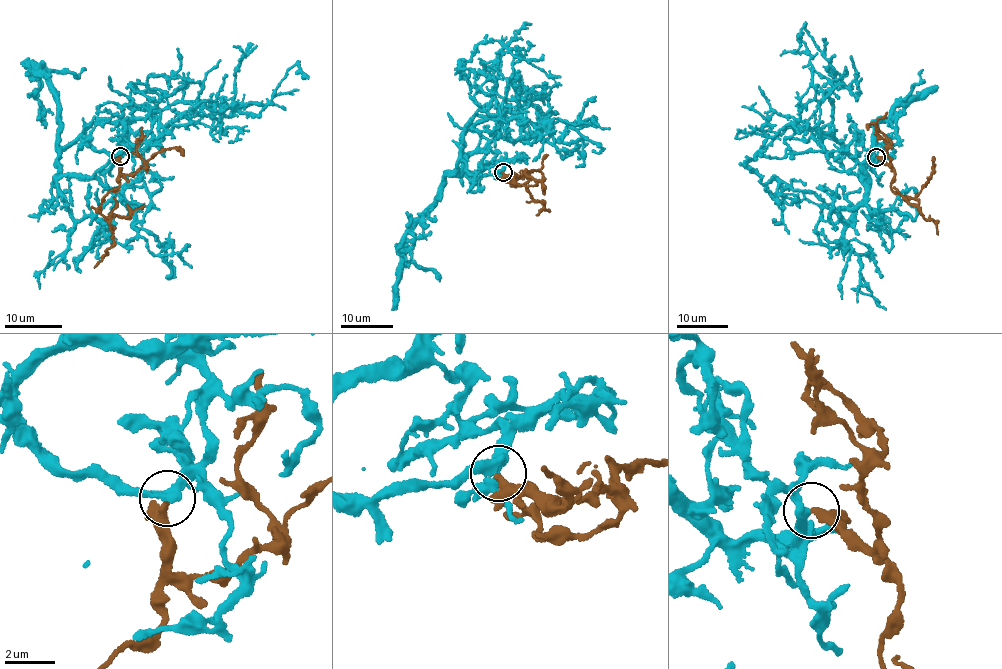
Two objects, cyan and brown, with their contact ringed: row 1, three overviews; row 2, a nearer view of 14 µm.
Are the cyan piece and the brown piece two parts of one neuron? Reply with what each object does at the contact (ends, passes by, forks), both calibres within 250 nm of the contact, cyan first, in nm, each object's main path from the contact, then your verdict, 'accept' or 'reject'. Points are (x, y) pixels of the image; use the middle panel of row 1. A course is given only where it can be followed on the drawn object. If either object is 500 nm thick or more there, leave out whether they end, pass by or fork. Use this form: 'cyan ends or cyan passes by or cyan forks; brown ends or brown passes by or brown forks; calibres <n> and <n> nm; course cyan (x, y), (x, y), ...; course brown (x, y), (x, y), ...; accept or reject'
cyan passes by; brown ends; calibres 320 and 320 nm; course cyan (503, 172), (455, 172), (463, 134), (480, 109), (501, 111), (508, 80), (542, 88), (524, 109), (512, 110); course brown (503, 172), (517, 179), (511, 172), (514, 182), (528, 186), (543, 180), (543, 189); accept

